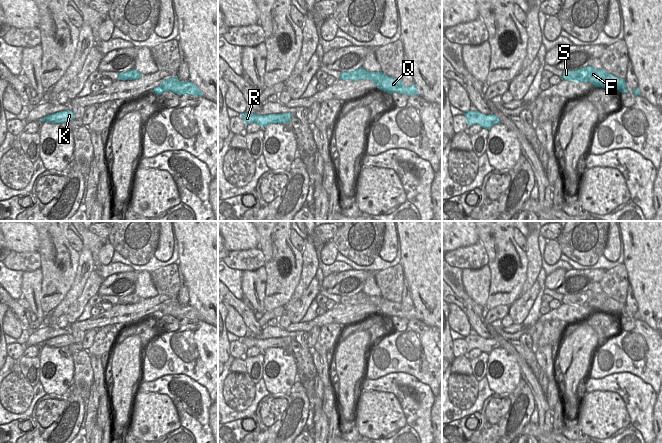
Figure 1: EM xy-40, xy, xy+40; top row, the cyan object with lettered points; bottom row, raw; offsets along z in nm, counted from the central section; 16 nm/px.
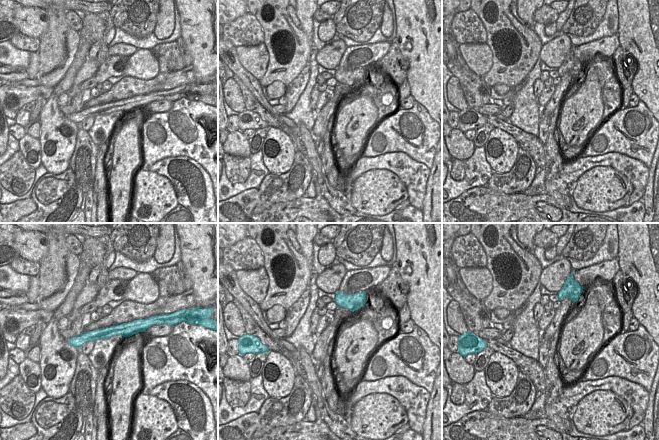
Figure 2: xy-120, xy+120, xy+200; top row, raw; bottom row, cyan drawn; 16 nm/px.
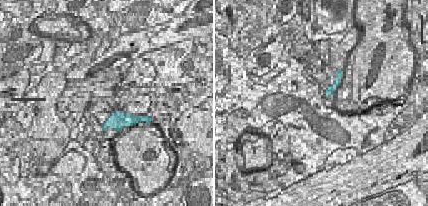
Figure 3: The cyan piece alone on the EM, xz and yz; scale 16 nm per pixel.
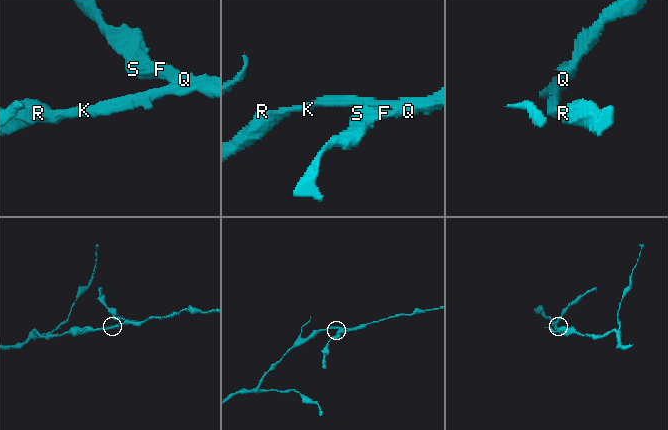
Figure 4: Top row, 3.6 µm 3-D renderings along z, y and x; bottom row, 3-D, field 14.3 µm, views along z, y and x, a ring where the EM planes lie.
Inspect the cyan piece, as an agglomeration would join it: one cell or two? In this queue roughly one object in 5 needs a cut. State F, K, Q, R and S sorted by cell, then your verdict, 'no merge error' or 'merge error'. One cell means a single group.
F S / K Q R; merge error

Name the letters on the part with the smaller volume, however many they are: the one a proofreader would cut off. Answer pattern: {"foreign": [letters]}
{"foreign": ["F", "S"]}

